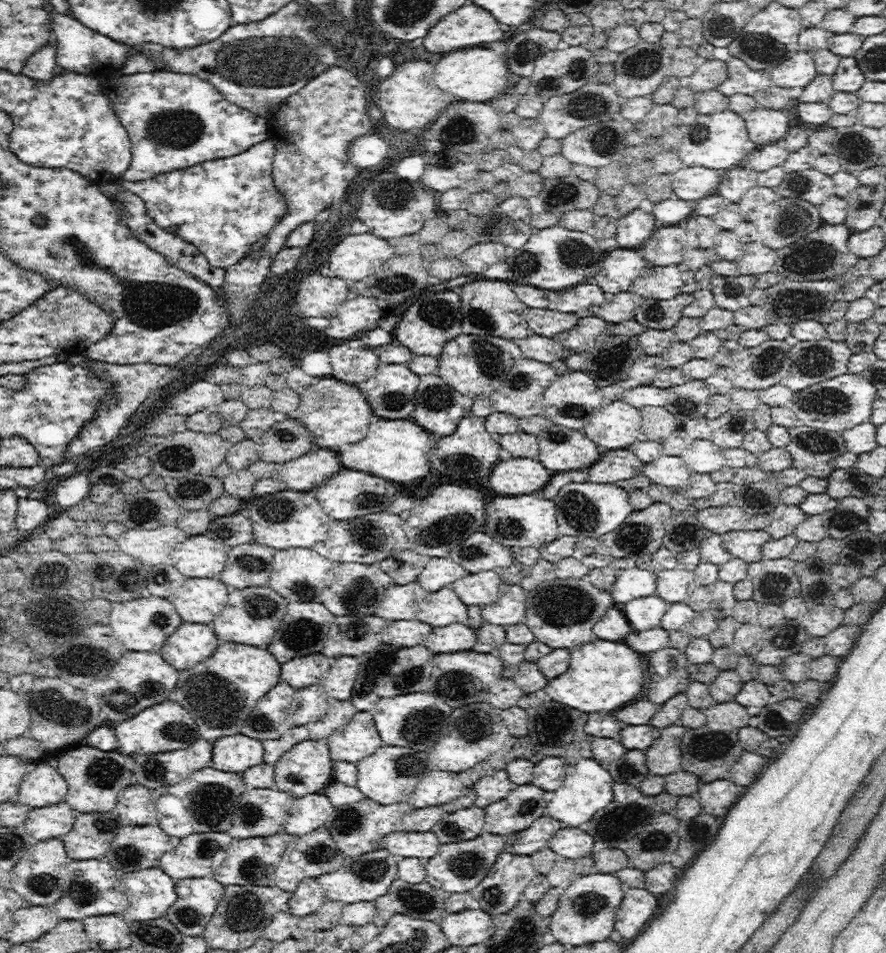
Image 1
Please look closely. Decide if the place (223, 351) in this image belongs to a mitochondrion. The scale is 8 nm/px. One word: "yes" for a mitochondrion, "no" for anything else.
no

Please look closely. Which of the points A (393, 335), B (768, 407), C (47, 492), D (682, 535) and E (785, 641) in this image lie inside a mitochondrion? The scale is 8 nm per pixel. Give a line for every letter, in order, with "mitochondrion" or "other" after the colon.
A: other
B: other
C: other
D: mitochondrion
E: mitochondrion

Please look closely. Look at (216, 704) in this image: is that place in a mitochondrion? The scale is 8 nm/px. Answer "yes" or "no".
yes

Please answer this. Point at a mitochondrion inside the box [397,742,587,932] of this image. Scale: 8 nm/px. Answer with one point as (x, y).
(465, 864)

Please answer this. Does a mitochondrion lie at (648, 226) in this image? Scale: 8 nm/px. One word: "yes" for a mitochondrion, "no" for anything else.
no

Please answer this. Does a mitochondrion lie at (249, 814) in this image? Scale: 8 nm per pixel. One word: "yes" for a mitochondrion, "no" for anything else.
yes

